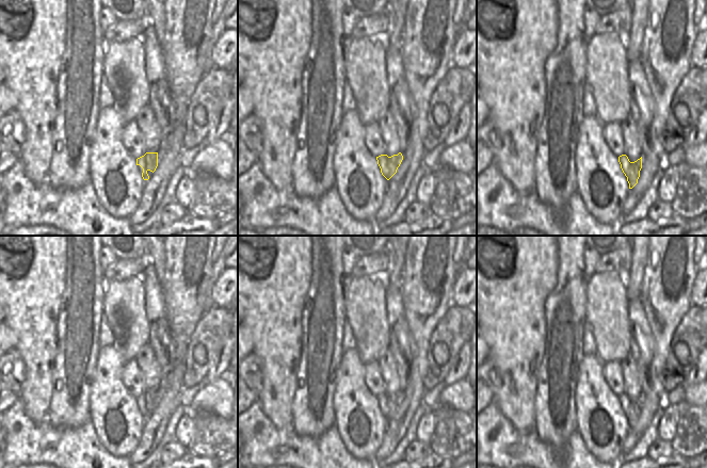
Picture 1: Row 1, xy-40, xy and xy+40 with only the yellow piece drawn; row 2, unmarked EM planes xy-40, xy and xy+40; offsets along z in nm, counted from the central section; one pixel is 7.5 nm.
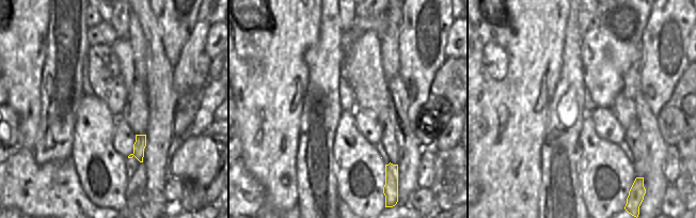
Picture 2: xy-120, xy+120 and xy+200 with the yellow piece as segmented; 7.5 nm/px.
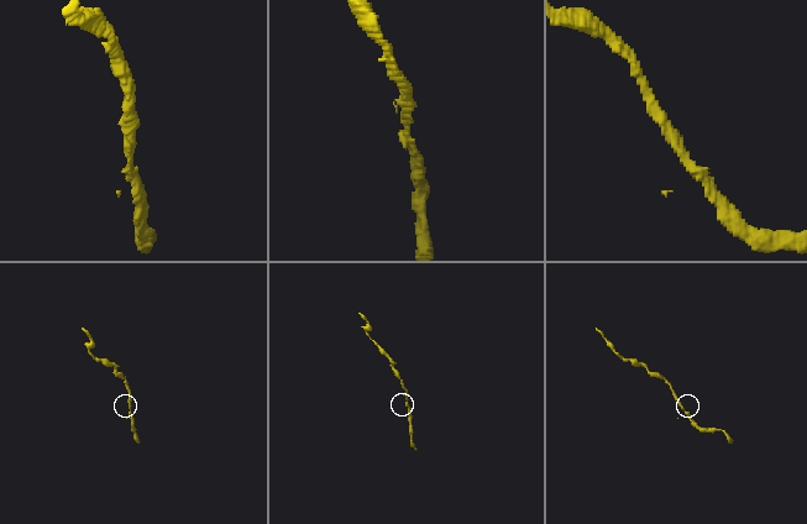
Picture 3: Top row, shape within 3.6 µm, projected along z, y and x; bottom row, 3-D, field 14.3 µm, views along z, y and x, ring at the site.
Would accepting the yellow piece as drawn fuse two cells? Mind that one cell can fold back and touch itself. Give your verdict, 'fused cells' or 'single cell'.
single cell

